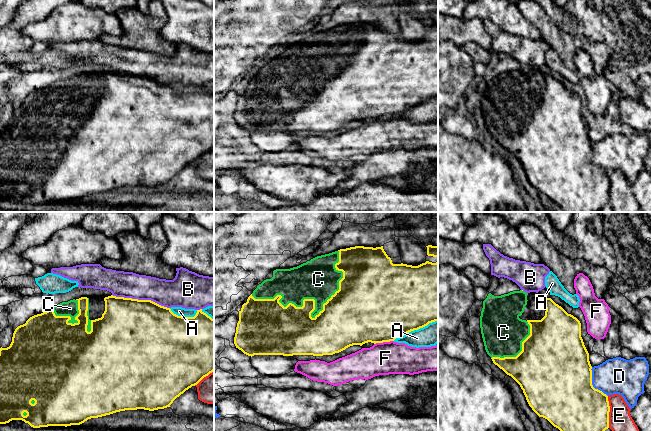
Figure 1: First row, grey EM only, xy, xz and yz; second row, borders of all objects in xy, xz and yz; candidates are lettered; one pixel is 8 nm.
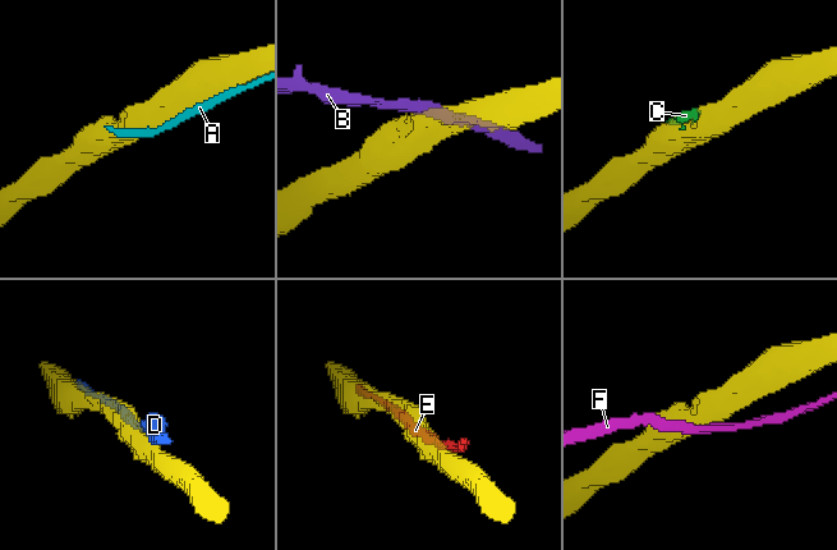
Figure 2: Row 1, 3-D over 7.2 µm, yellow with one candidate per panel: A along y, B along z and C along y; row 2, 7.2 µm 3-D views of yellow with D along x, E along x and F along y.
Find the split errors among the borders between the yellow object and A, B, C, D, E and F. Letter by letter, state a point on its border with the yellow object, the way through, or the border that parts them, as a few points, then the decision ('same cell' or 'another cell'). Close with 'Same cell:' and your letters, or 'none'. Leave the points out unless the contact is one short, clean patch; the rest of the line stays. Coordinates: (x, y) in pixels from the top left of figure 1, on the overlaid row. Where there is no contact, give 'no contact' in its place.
A: meets yellow in xz at (415, 329); another cell
B: meets yellow in xy at (141, 300); another cell
C: meets yellow in xz at (314, 306); same cell
D: meets yellow in yz at (591, 384); another cell
E: meets yellow in yz at (609, 411); another cell
F: meets yellow in xz at (383, 341); border along xz (393, 340), (374, 344); another cell
Same cell: C

